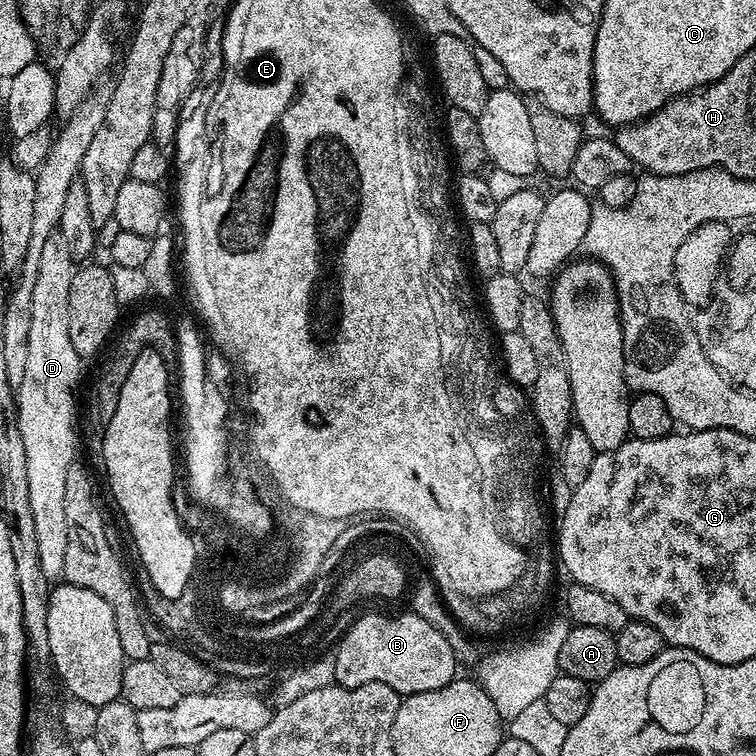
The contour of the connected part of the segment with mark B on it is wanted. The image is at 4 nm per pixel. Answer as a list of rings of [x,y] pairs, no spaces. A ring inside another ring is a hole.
[[[404,612],[392,620],[387,614],[383,619],[362,620],[353,628],[335,662],[335,683],[353,688],[366,686],[366,682],[386,682],[386,686],[405,697],[446,686],[457,679],[456,668],[458,661],[452,657],[444,640],[433,632],[433,627],[428,626],[426,618],[412,619]]]

